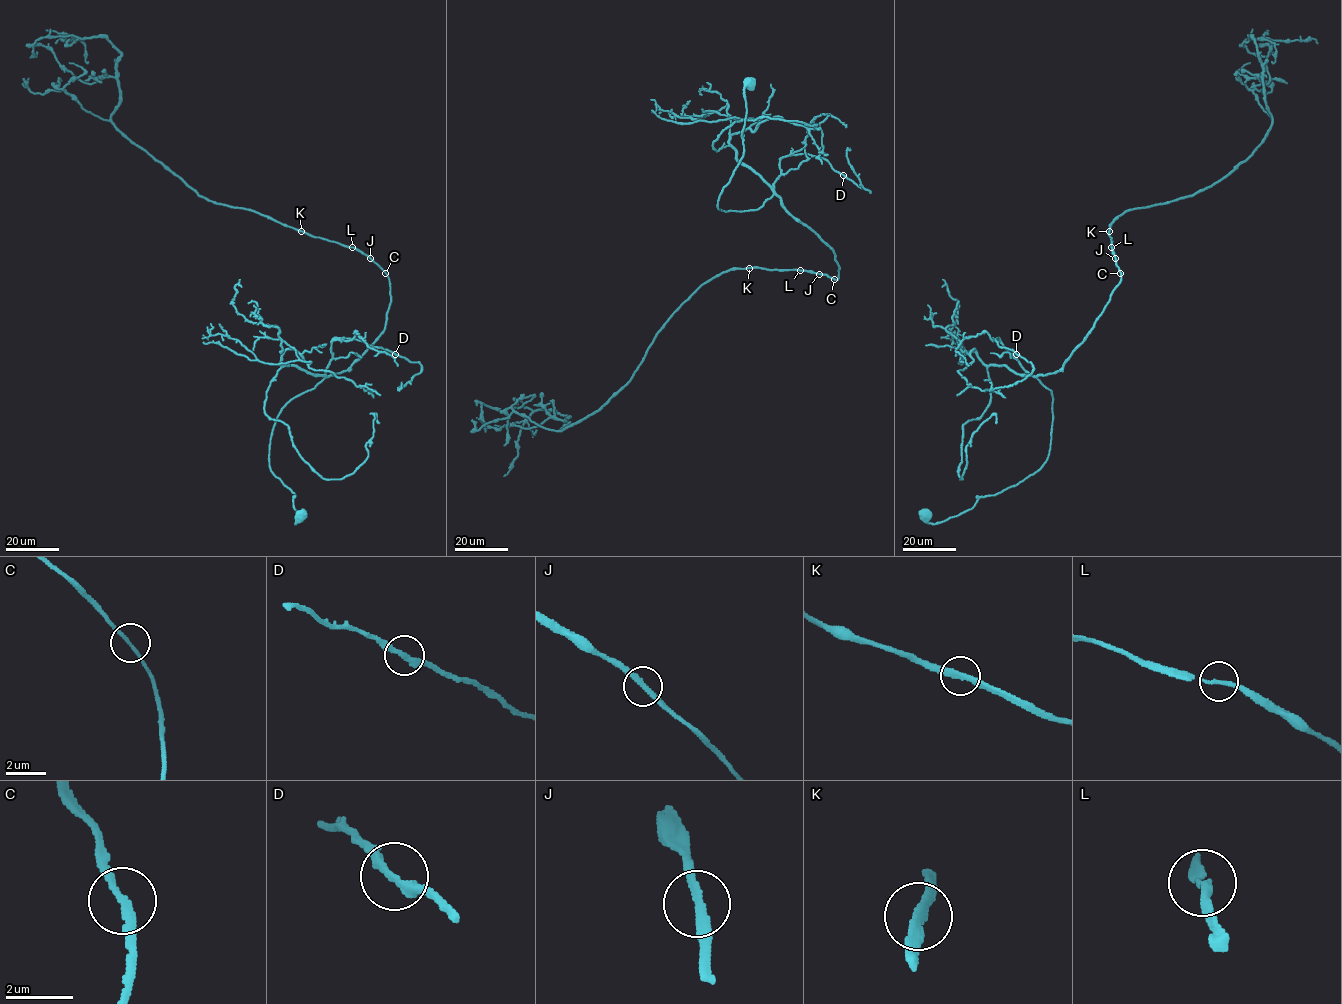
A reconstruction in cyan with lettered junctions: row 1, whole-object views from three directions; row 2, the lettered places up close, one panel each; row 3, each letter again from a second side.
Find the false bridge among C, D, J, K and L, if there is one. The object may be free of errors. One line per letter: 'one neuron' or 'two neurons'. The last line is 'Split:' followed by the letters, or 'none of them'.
C: one neuron
D: one neuron
J: one neuron
K: one neuron
L: one neuron
Split: none of them

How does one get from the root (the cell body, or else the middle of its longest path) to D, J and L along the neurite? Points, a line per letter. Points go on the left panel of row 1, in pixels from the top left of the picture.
D: (299, 514), (295, 524), (295, 495), (269, 466), (277, 417), (325, 377), (334, 338), (358, 339), (395, 354)
J: (299, 514), (295, 524), (295, 495), (269, 466), (273, 427), (383, 331), (390, 283), (371, 259)
L: (299, 514), (295, 524), (295, 495), (269, 466), (277, 417), (361, 356), (391, 302), (387, 274), (352, 247)

